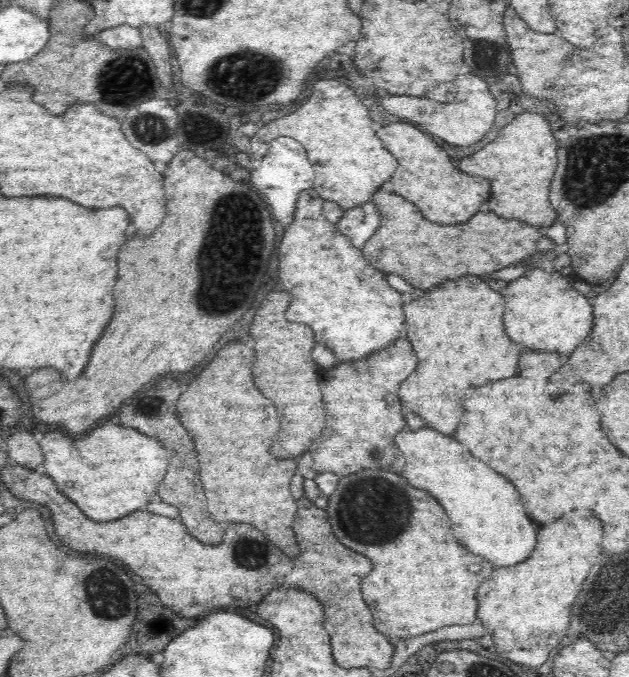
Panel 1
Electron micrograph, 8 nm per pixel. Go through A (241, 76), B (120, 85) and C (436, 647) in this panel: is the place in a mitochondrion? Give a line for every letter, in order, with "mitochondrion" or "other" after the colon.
A: mitochondrion
B: mitochondrion
C: other

